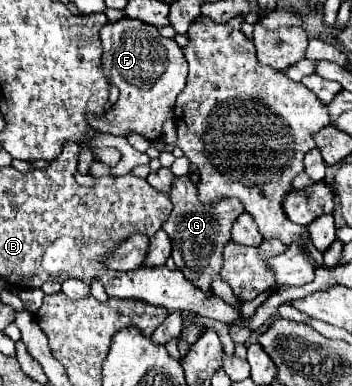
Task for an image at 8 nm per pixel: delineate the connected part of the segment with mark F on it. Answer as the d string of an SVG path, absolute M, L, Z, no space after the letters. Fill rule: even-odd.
M129 17L103 25L101 43L105 77L111 85L119 87L121 95L113 109L103 115L90 113L87 122L93 129L109 135L127 137L129 133L139 133L147 141L159 139L163 123L173 119L175 99L187 81L187 61L181 47L173 39L161 37L155 27Z

